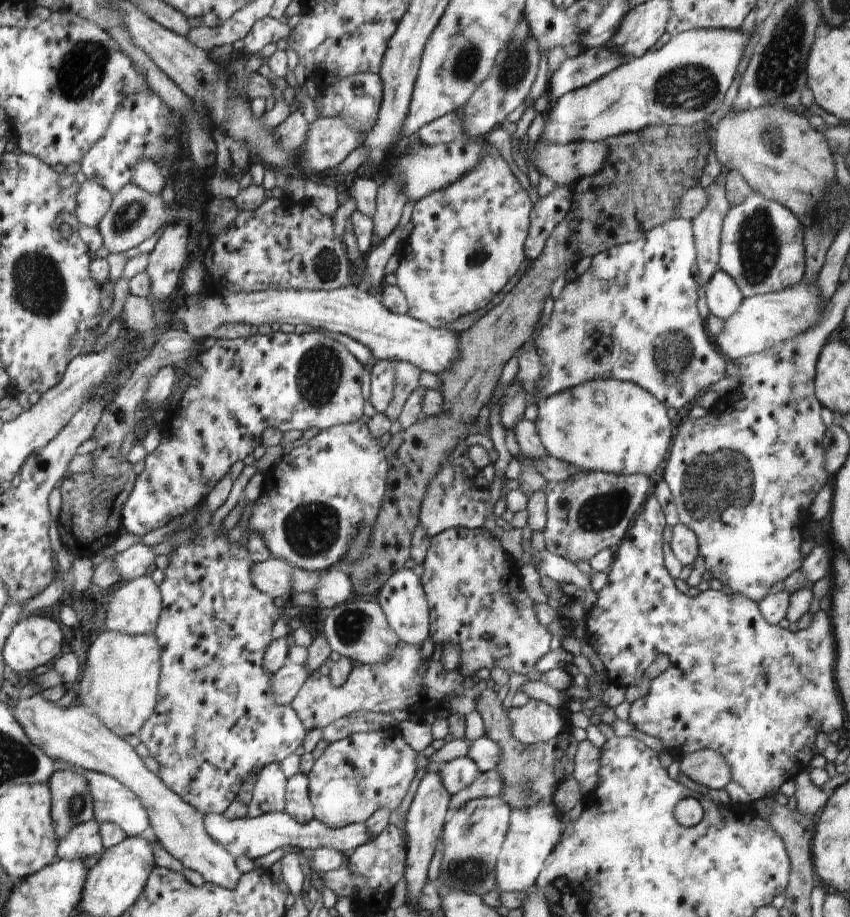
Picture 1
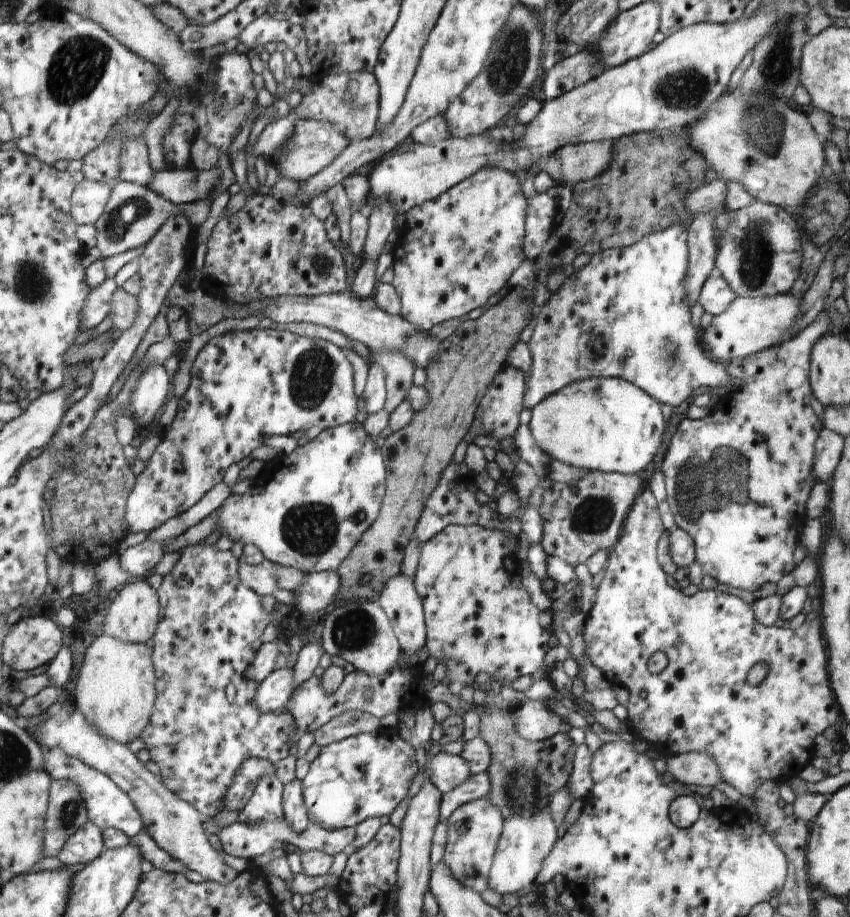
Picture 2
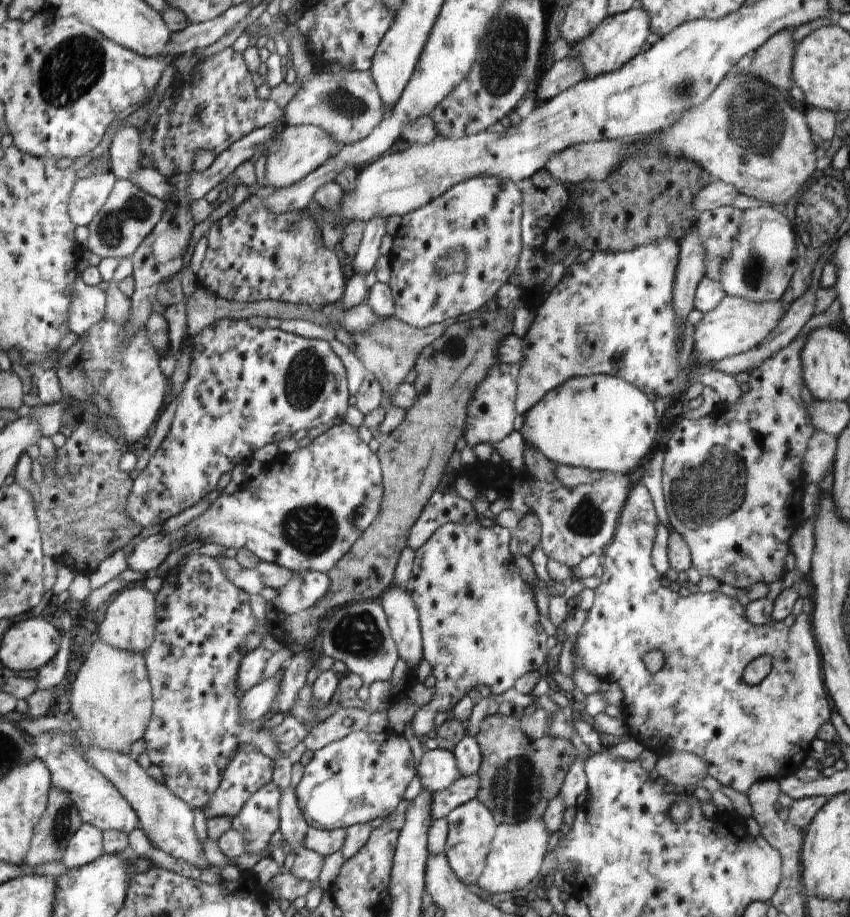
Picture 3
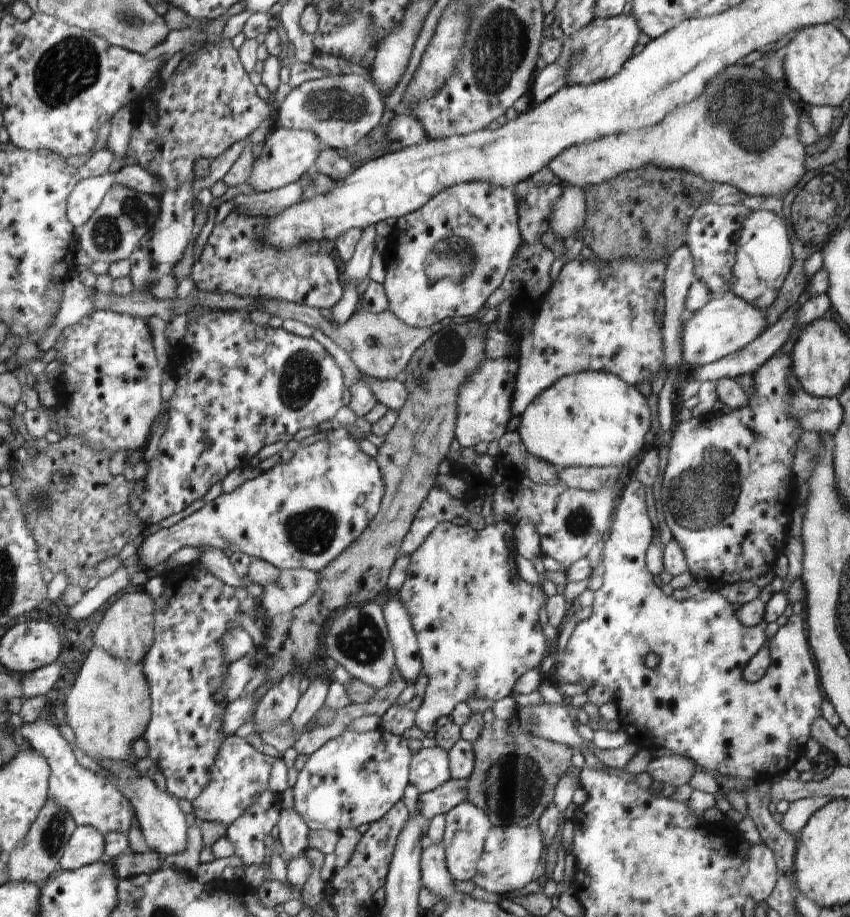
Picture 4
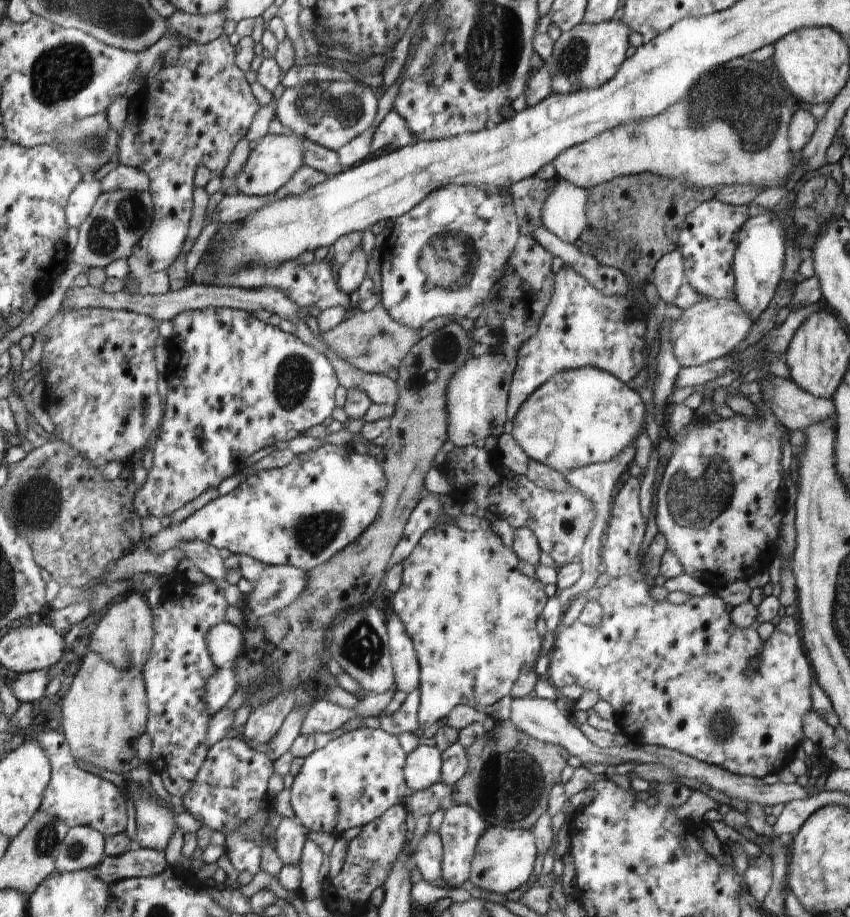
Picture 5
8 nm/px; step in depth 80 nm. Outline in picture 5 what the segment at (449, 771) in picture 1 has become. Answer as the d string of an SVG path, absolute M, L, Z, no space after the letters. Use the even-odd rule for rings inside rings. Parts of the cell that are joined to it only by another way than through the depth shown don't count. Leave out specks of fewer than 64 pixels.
M418 745L406 758L403 773L408 788L414 792L437 783L441 775L441 752L435 746Z

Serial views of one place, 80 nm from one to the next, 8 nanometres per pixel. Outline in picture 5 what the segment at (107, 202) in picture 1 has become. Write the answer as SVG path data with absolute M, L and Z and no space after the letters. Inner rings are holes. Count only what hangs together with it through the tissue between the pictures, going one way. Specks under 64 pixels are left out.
M98 179L90 180L90 182L80 181L80 184L71 193L66 206L66 219L70 227L79 228L82 221L90 214L100 193L102 192Z

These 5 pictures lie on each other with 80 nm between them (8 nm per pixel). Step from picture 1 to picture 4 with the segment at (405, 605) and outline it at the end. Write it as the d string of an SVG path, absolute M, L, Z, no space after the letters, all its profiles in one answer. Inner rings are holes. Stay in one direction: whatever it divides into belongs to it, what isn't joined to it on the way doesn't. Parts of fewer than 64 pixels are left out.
M399 599L384 604L383 615L389 632L389 641L395 654L395 666L408 684L414 684L422 672L421 656L416 633L403 603Z

